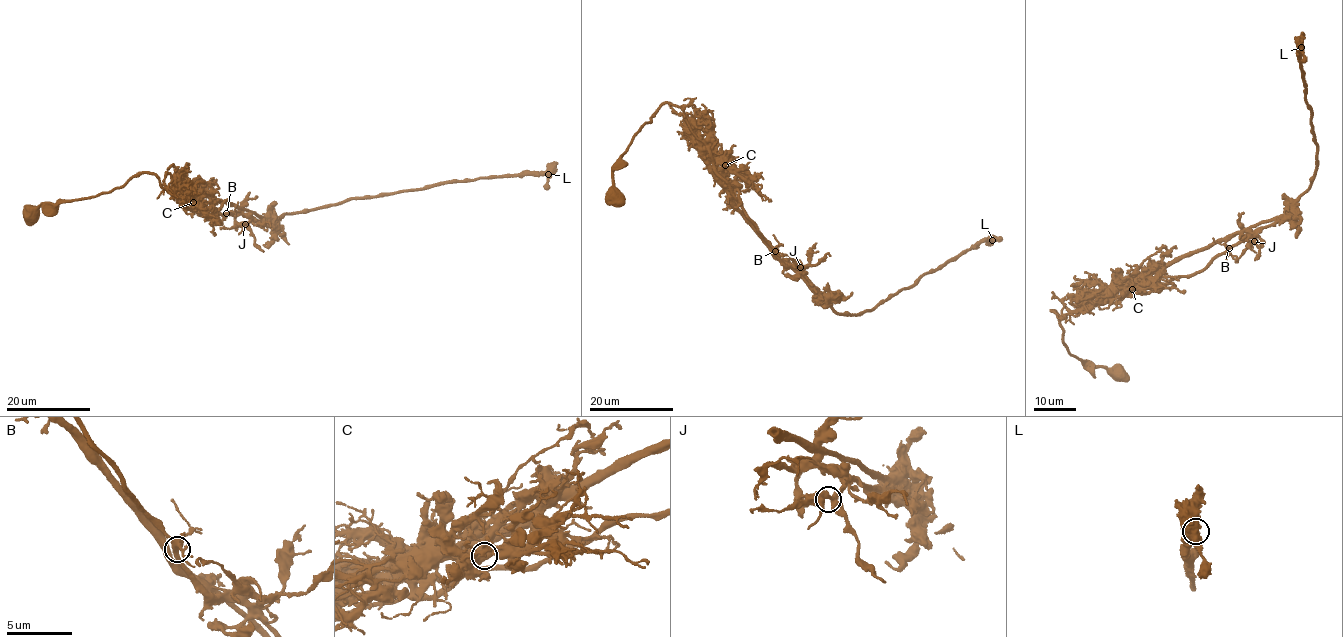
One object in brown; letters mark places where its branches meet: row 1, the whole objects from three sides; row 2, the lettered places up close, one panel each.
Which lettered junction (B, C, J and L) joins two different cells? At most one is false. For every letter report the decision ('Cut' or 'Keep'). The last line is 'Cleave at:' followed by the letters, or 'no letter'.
B: Keep
C: Cut
J: Keep
L: Keep
Cleave at: C

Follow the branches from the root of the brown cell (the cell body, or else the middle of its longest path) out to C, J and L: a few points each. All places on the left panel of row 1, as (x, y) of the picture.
C: (33, 211), (47, 202), (107, 193), (148, 171), (169, 193), (190, 196), (194, 202)
J: (33, 211), (47, 202), (107, 193), (148, 171), (172, 194), (205, 194), (235, 205), (248, 215), (245, 224)
L: (33, 211), (47, 202), (107, 193), (148, 171), (172, 194), (205, 194), (278, 219), (445, 182), (548, 174)

